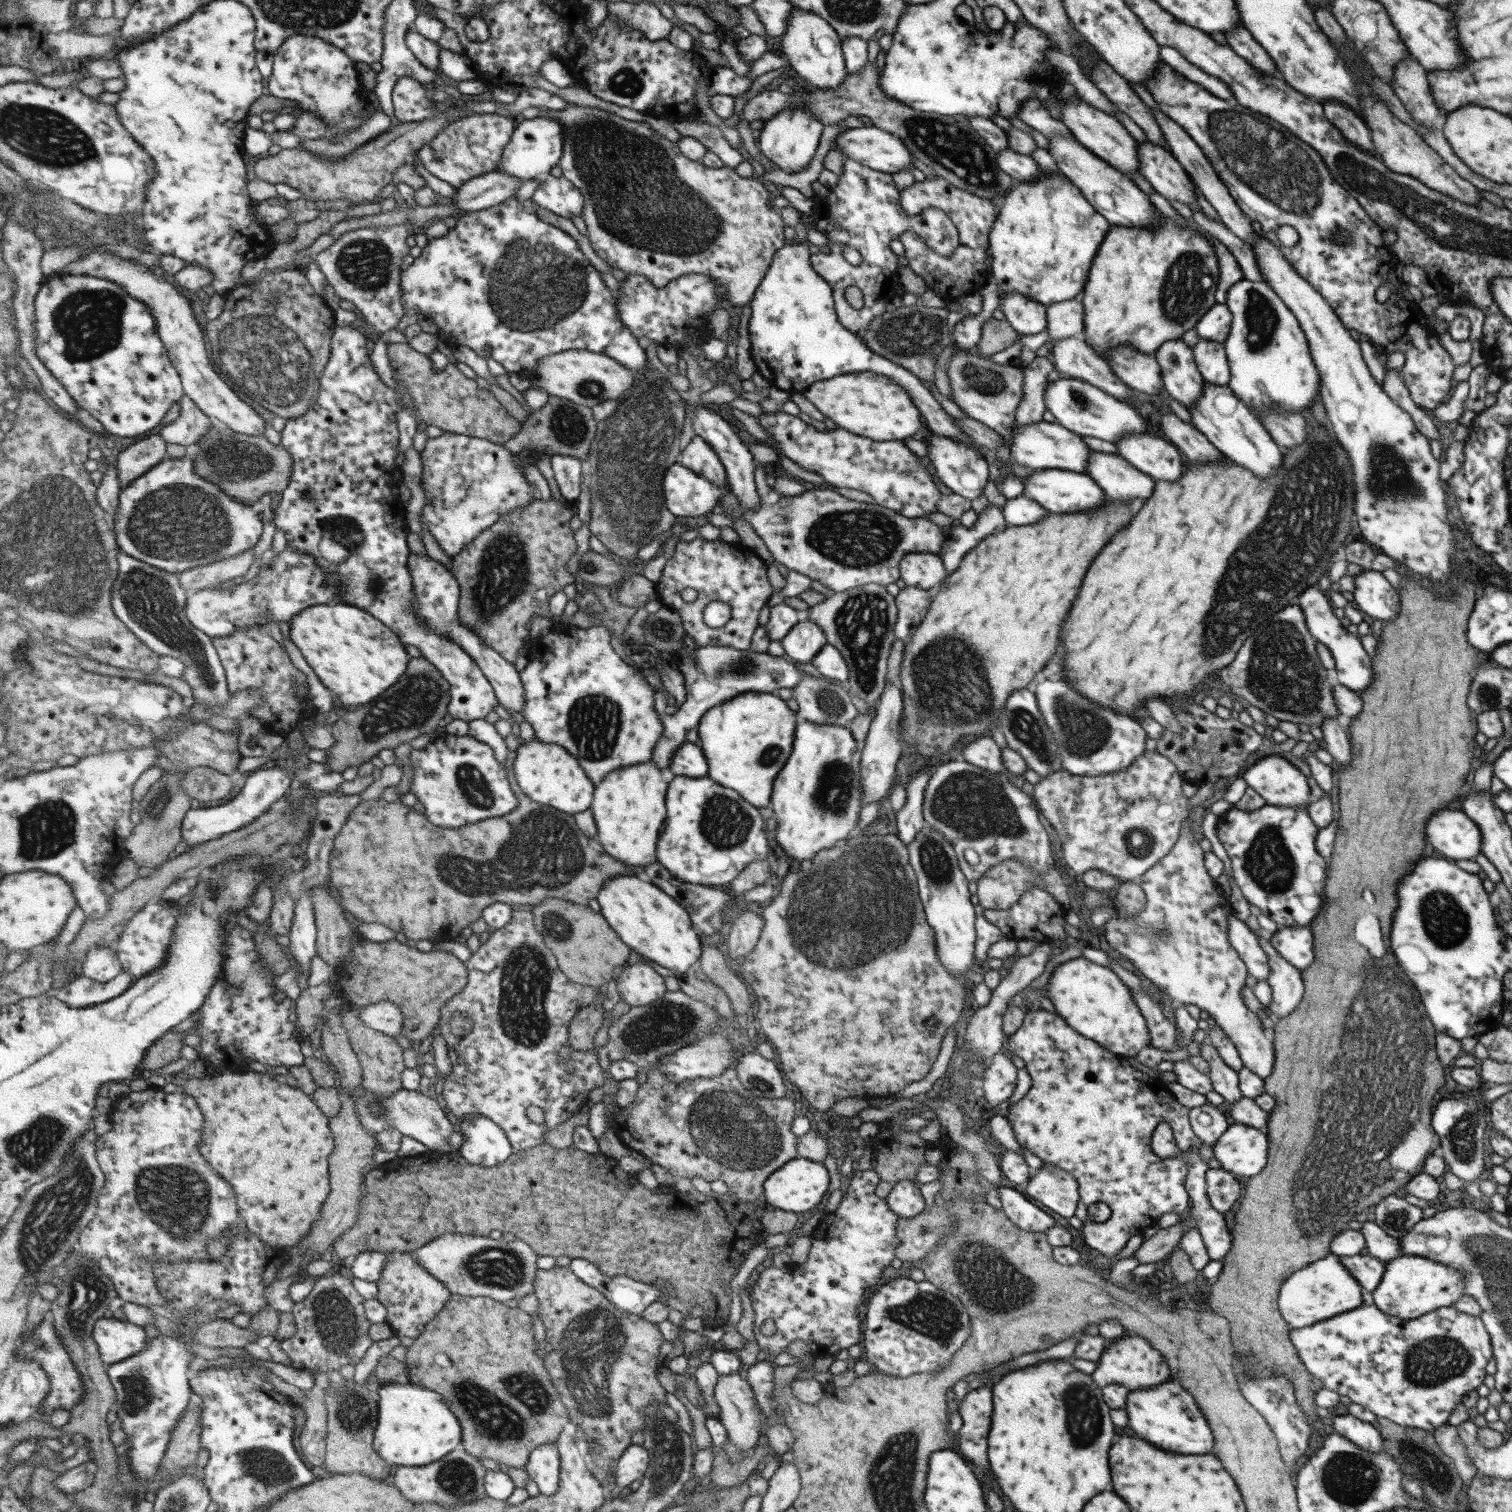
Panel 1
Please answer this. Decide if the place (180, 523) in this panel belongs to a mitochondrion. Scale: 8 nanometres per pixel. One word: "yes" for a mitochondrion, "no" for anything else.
yes

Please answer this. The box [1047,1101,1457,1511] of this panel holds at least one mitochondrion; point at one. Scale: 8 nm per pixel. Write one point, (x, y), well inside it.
(1352, 1478)

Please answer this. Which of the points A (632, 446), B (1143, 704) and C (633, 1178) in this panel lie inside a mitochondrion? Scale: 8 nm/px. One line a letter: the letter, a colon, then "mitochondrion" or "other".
A: mitochondrion
B: other
C: other

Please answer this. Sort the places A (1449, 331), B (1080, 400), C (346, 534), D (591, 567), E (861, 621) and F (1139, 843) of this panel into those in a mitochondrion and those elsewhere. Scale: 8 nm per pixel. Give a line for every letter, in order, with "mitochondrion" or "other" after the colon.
A: other
B: mitochondrion
C: mitochondrion
D: mitochondrion
E: mitochondrion
F: mitochondrion

